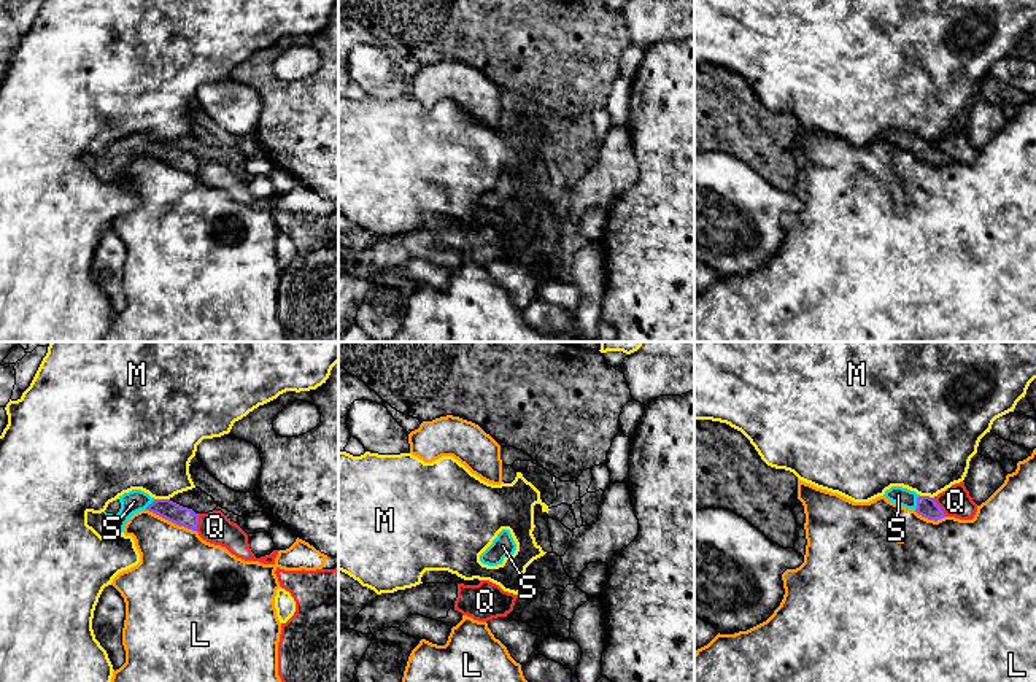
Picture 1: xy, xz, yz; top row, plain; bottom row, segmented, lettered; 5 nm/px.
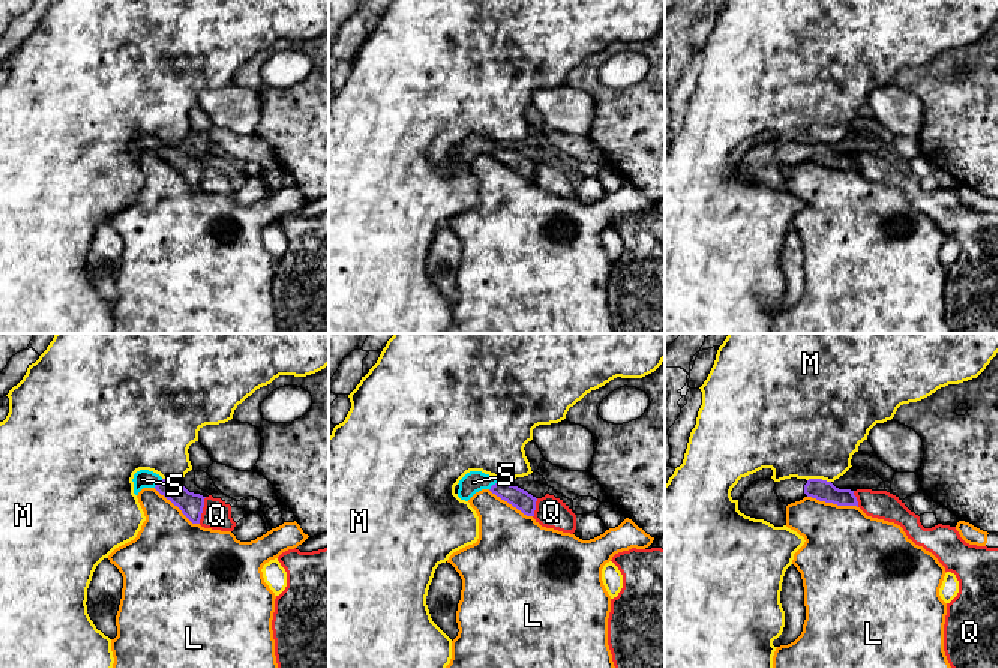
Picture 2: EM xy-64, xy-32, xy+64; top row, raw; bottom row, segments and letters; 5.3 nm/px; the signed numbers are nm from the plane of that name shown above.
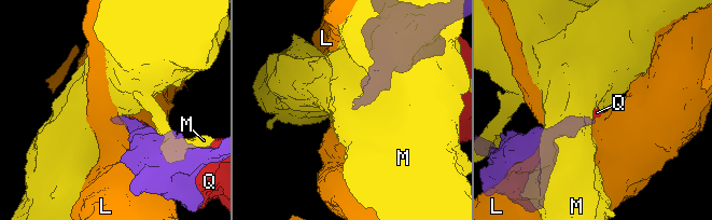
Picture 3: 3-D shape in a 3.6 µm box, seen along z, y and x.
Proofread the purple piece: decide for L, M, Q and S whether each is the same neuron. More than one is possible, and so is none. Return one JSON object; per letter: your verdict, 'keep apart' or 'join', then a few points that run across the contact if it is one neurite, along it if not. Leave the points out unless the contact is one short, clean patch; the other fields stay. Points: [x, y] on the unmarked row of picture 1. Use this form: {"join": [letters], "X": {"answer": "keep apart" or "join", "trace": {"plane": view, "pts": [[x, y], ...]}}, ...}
{"join": ["S"], "L": {"answer": "keep apart"}, "M": {"answer": "keep apart"}, "Q": {"answer": "keep apart"}, "S": {"answer": "join", "trace": {"plane": "yz", "pts": [[927, 150], [917, 147], [898, 139]]}}}

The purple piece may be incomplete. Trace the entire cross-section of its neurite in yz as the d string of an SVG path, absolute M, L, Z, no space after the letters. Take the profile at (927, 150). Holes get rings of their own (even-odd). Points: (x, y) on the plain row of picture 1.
M891 130L885 135L883 140L895 148L915 154L918 159L928 164L937 165L945 161L944 154L936 148L934 141L920 140L907 132Z

